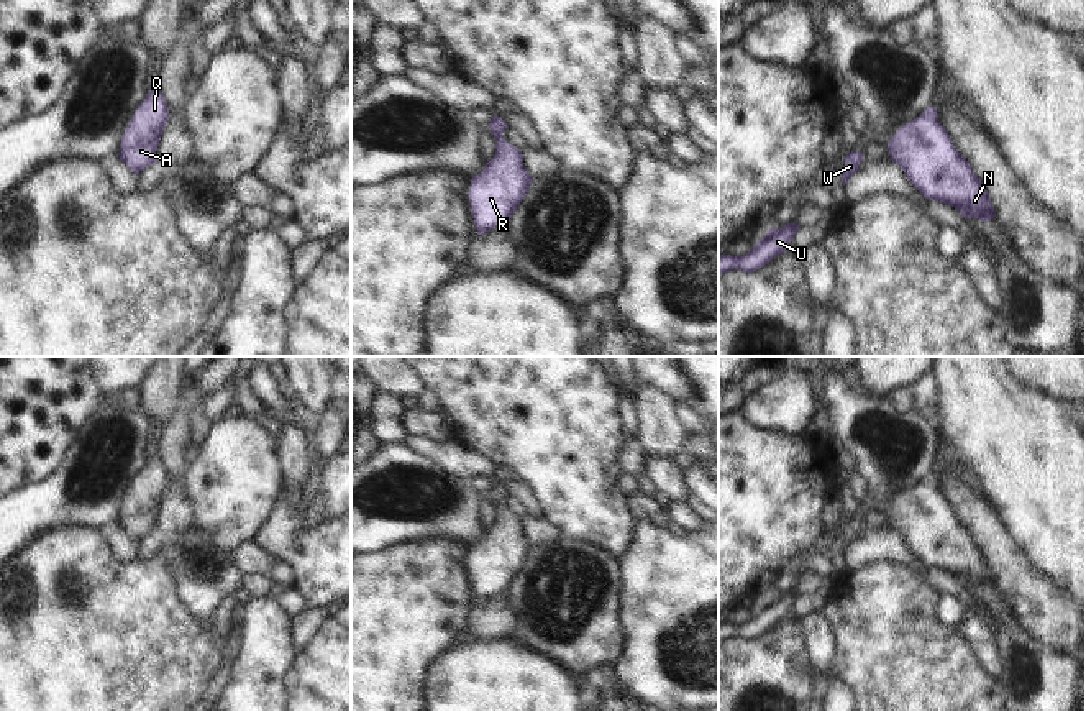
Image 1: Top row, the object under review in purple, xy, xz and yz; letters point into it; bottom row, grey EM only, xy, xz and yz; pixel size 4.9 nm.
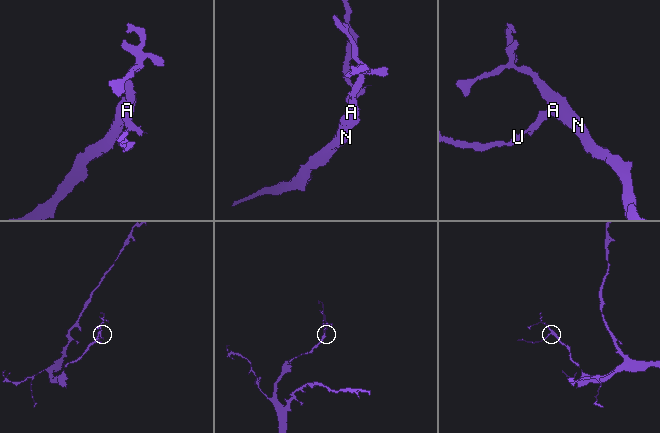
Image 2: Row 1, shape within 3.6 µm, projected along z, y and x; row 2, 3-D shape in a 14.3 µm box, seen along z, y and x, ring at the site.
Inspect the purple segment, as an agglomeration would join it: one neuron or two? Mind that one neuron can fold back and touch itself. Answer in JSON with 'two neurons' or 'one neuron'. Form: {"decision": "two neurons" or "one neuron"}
{"decision": "one neuron"}

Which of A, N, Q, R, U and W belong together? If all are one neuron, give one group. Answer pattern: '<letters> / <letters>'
A N Q R U W

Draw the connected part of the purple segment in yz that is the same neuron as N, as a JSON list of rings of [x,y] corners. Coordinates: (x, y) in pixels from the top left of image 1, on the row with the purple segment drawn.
[[[933,105],[897,130],[888,151],[925,199],[955,207],[966,220],[996,217],[981,179],[953,146]]]

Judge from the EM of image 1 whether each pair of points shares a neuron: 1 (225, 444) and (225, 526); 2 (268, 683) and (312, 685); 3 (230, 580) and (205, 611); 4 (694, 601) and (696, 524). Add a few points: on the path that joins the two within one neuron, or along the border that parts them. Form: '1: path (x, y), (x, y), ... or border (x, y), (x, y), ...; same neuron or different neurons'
1: path (225, 463), (225, 506); same neuron
2: border (301, 649), (301, 655), (287, 677), (284, 693); different neurons
3: path (222, 588), (207, 603); same neuron
4: border (701, 529), (686, 532); different neurons

